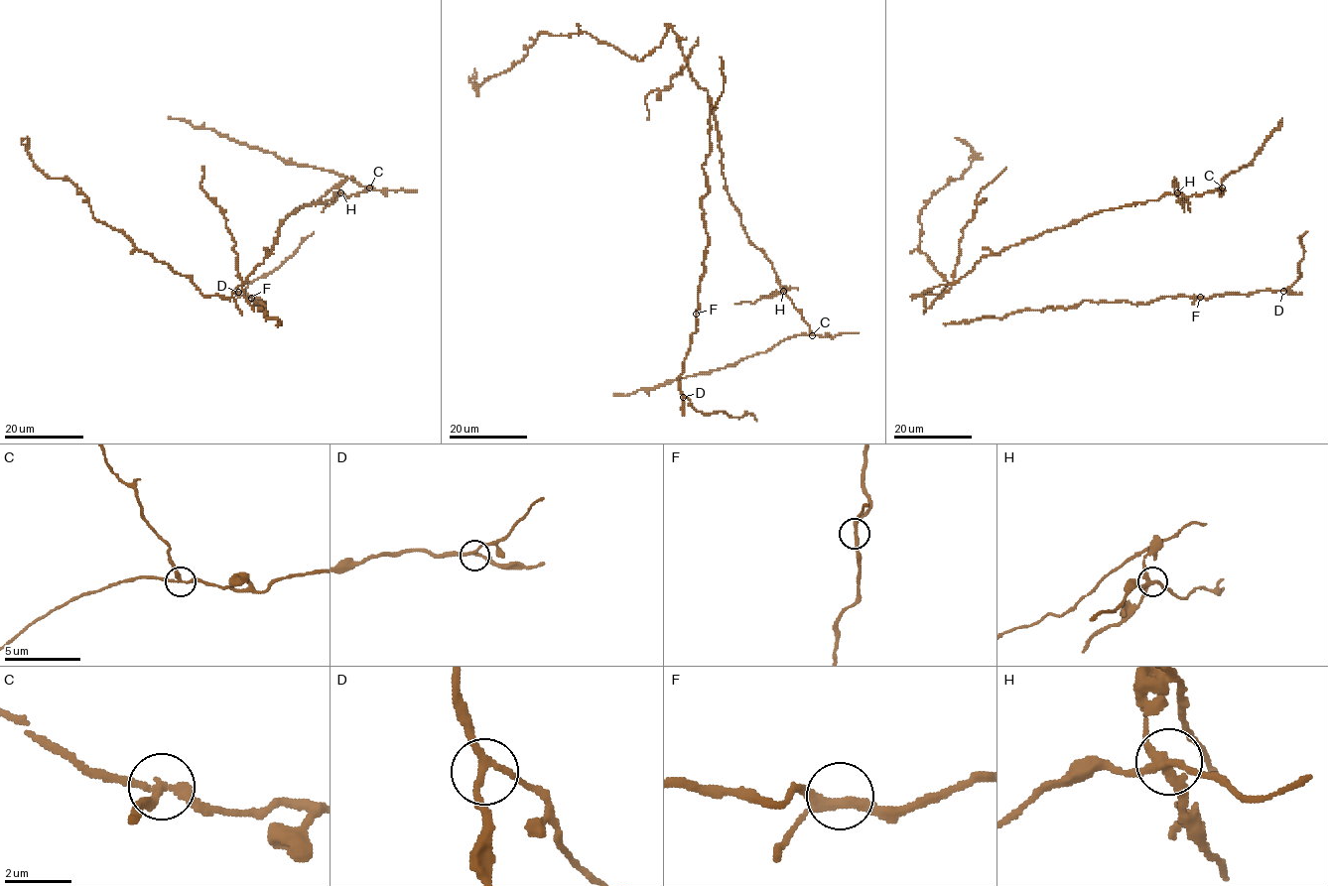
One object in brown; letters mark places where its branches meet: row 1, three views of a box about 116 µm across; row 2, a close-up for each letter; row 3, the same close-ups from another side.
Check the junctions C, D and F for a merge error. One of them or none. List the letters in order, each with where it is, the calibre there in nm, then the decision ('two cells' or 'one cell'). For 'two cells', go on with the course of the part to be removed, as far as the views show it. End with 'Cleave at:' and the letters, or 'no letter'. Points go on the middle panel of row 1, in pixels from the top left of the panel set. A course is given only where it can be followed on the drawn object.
C: place (812, 335); calibre 220 nm; two cells; course (812, 335), (728, 194), (710, 96), (670, 27), (640, 61), (585, 32), (543, 32), (475, 87), (475, 69)
D: place (683, 397); calibre 190 nm; one cell
F: place (696, 314); calibre 240 nm; one cell
Cleave at: C

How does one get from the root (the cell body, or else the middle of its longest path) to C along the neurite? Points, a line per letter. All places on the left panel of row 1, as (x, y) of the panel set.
C: (247, 278), (272, 249), (278, 227), (288, 215), (304, 205), (330, 200), (336, 193), (349, 196), (369, 188)

